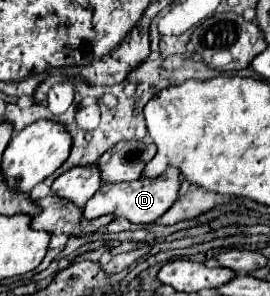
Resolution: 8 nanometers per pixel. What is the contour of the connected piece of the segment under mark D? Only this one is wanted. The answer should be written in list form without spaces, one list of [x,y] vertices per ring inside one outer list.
[[[168,168],[164,174],[160,174],[160,178],[142,176],[132,182],[106,182],[84,206],[84,218],[92,220],[104,214],[116,214],[128,218],[134,224],[152,224],[176,202],[180,190],[180,178],[182,174],[178,170]]]

